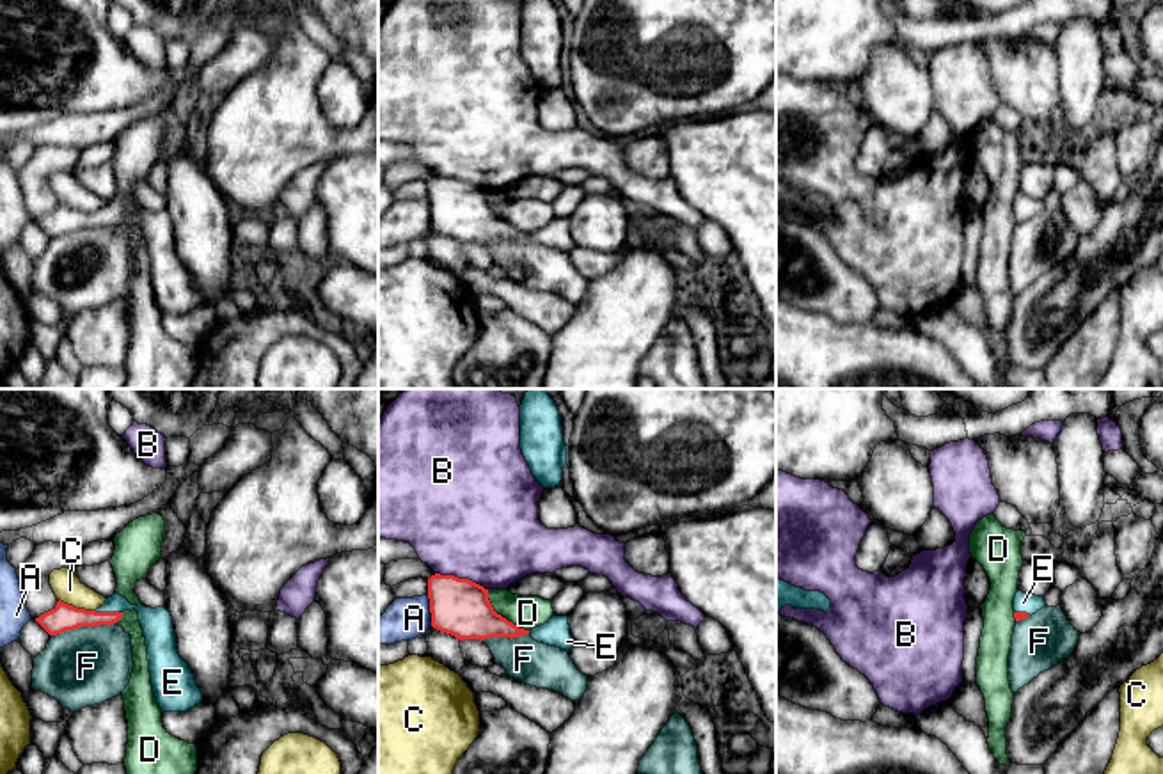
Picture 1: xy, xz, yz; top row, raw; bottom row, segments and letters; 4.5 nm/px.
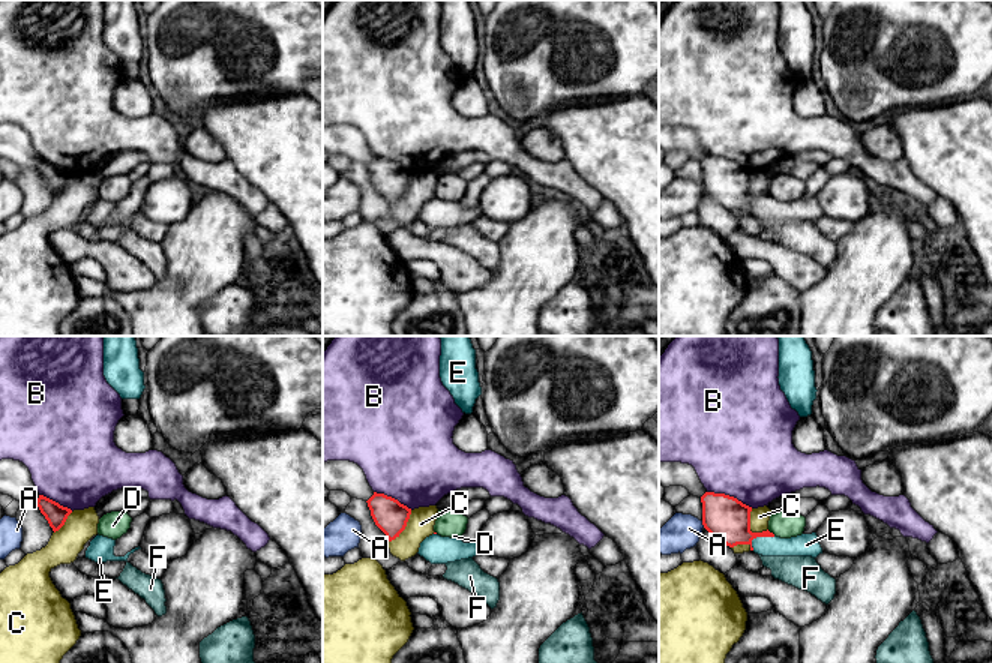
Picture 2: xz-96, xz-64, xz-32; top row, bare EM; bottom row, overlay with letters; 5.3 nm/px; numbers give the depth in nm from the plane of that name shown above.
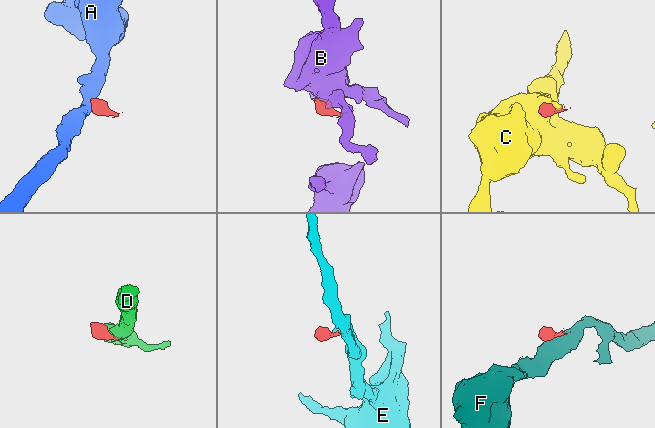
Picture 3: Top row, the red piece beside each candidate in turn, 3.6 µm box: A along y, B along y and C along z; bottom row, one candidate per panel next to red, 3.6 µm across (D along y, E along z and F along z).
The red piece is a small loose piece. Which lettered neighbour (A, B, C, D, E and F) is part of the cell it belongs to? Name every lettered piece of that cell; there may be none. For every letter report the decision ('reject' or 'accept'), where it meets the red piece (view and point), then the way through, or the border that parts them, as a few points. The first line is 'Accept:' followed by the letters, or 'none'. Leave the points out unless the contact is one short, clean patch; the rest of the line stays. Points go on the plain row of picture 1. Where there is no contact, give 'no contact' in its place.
Accept: E
A: reject | xz (430, 213) | along xz (427, 197), (432, 228)
B: reject | xz (462, 181) | along xz (435, 174), (467, 180), (487, 192)
C: reject | xy (75, 210) | along xy (59, 201), (94, 213)
D: reject | xz (499, 217) | along xz (487, 192), (490, 208), (528, 233)
E: accept | xy (109, 215) | across xy (64, 219), (109, 215), (139, 210), (157, 226)
F: reject | xy (84, 228) | along xy (116, 224), (66, 231), (52, 238)

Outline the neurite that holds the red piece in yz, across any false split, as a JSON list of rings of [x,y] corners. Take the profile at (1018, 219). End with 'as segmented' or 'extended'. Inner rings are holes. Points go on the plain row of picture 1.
[[[1017,192],[1014,199],[1014,220],[1016,224],[1025,222],[1037,213],[1046,209],[1044,199],[1028,197]]] | extended

